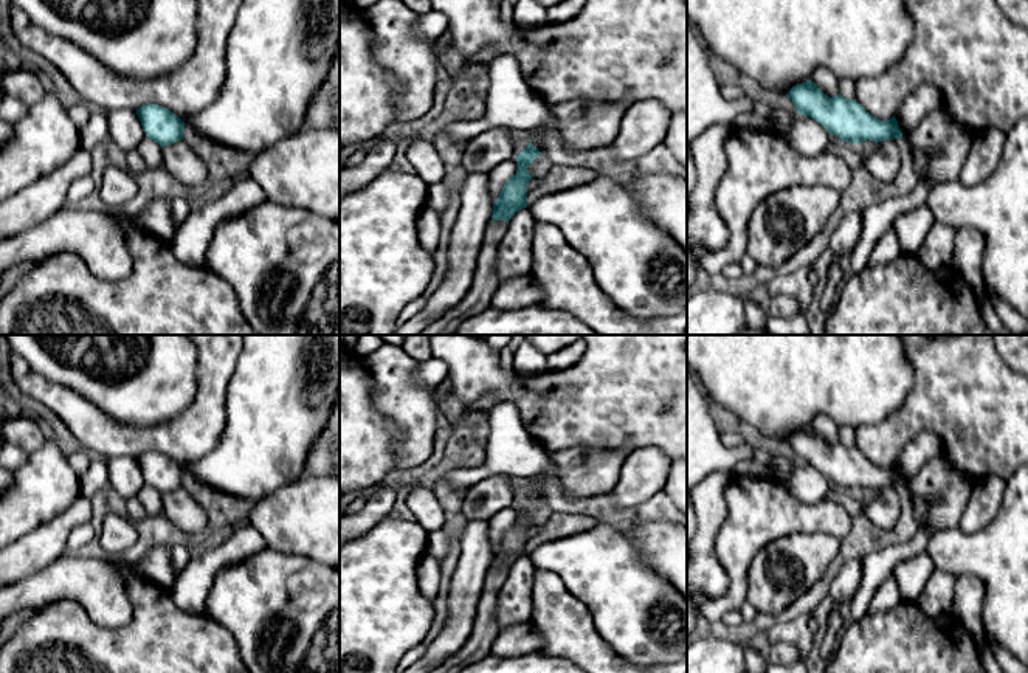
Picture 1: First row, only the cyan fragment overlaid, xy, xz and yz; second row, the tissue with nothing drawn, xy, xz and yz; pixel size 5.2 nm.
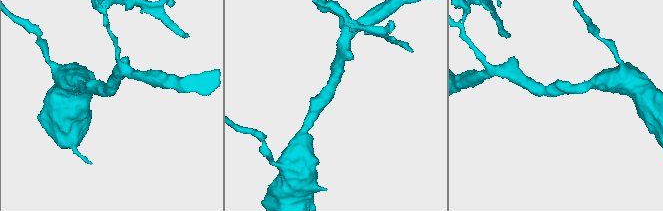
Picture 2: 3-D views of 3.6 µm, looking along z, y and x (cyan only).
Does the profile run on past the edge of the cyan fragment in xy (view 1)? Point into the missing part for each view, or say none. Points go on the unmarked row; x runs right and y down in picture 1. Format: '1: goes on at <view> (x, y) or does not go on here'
1: does not go on here

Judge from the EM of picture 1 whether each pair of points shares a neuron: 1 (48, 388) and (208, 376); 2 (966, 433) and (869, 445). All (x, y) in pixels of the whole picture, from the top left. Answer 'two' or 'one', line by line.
1: one
2: one

